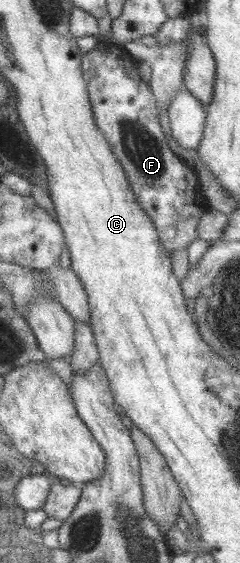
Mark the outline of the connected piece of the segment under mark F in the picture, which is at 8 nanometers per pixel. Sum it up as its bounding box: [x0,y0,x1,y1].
[83,39,208,253]

